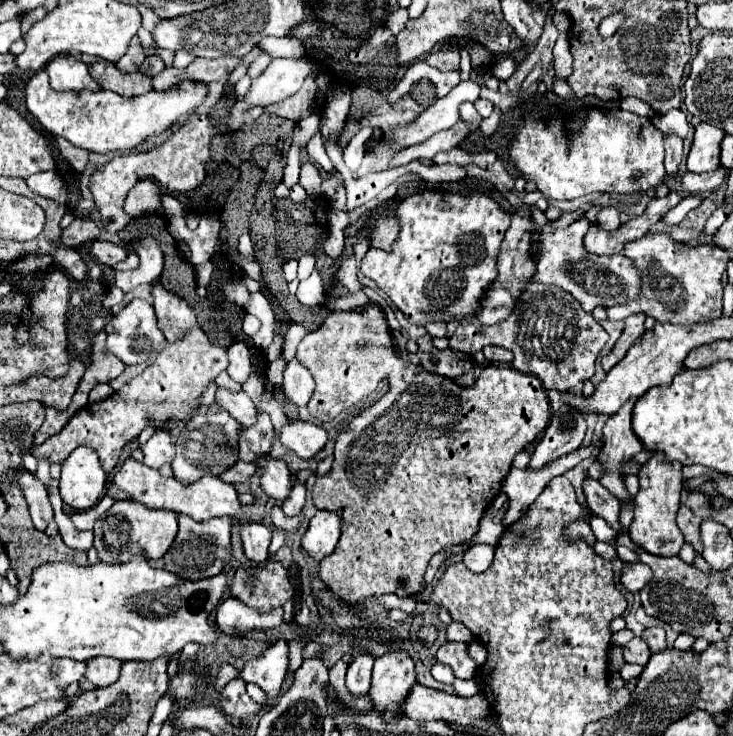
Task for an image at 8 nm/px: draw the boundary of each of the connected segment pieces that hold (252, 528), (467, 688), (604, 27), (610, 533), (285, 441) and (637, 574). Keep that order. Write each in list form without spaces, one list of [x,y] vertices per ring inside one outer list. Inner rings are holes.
[[[243,523],[241,537],[243,537],[245,557],[253,563],[265,563],[269,557],[267,547],[271,543],[271,529],[259,523]]]
[[[474,678],[469,680],[455,679],[453,687],[457,695],[465,698],[472,697],[480,691],[480,687]]]
[[[613,13],[611,17],[607,17],[607,19],[601,21],[601,25],[599,25],[599,33],[601,33],[603,37],[611,37],[611,35],[617,31],[617,27],[621,25],[623,19],[625,19],[623,13]]]
[[[591,517],[591,529],[597,537],[597,541],[605,541],[605,543],[615,543],[617,533],[613,529],[609,529],[608,523],[601,517]]]
[[[289,421],[281,429],[279,441],[283,447],[295,451],[301,459],[313,459],[323,451],[327,431],[311,421]]]
[[[631,563],[631,565],[625,565],[621,581],[627,587],[627,591],[637,593],[637,591],[641,591],[651,581],[651,577],[653,577],[653,573],[651,573],[651,569],[647,565]]]

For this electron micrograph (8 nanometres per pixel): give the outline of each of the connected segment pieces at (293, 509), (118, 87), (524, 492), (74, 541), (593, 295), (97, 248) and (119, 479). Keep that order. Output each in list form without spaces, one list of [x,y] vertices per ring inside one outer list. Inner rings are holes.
[[[295,481],[289,499],[281,505],[283,507],[283,513],[287,517],[293,517],[293,515],[297,515],[303,509],[303,505],[305,505],[305,487],[299,481]]]
[[[107,61],[89,63],[89,73],[99,83],[101,89],[115,91],[117,95],[135,97],[135,95],[149,93],[153,89],[149,77],[145,77],[139,71],[135,71],[135,73],[123,73],[123,71],[117,69],[115,63],[107,63]]]
[[[581,447],[575,453],[559,457],[557,461],[551,461],[545,469],[537,469],[537,471],[511,467],[511,471],[507,473],[507,477],[501,485],[503,491],[509,495],[509,509],[503,517],[503,525],[511,525],[517,519],[521,519],[525,515],[525,511],[529,509],[529,505],[537,499],[537,495],[545,489],[545,485],[555,475],[563,475],[565,471],[573,469],[583,459],[591,457],[591,453],[593,453],[591,447]]]
[[[53,481],[49,497],[51,497],[51,505],[55,509],[55,523],[59,527],[59,535],[63,539],[63,543],[71,549],[77,549],[77,551],[89,551],[93,547],[93,531],[79,531],[71,523],[71,519],[61,511],[63,501],[59,497],[59,491],[57,491],[57,481]]]
[[[587,217],[577,219],[573,225],[565,229],[557,229],[551,223],[547,223],[537,243],[537,275],[533,279],[545,285],[555,285],[565,293],[573,295],[587,313],[593,313],[595,307],[609,309],[613,305],[633,301],[633,297],[637,297],[637,293],[641,291],[641,277],[633,261],[629,261],[629,257],[625,255],[589,255],[583,247],[583,237],[587,229]]]
[[[93,241],[91,253],[99,259],[99,263],[109,265],[109,267],[115,267],[119,261],[123,261],[123,259],[127,257],[129,249],[127,249],[127,247],[113,245],[113,243],[109,243],[109,241]]]
[[[129,457],[123,463],[123,467],[117,471],[113,483],[119,489],[127,491],[131,495],[131,499],[135,499],[135,501],[141,501],[149,507],[161,507],[161,509],[169,509],[169,511],[175,511],[175,513],[183,513],[183,515],[193,517],[195,521],[205,521],[205,519],[211,519],[211,517],[225,517],[225,515],[229,515],[237,521],[239,513],[241,513],[241,503],[237,501],[235,487],[213,477],[213,475],[205,475],[195,485],[183,487],[173,477],[163,477],[159,471],[155,471],[155,469],[151,469],[151,467]]]

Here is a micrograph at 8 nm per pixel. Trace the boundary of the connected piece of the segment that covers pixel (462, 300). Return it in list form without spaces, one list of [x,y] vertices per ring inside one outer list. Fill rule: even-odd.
[[[433,190],[400,201],[397,215],[401,221],[401,233],[397,243],[393,243],[393,251],[385,253],[381,249],[369,249],[359,271],[371,279],[413,325],[433,321],[449,323],[475,317],[481,307],[481,297],[485,297],[489,285],[497,279],[497,257],[505,231],[511,225],[511,215],[483,193],[471,193],[465,197]]]

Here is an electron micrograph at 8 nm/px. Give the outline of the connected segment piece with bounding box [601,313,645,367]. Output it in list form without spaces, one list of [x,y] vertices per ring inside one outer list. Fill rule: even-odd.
[[[641,313],[631,315],[629,319],[625,319],[623,335],[617,339],[615,347],[611,349],[611,353],[601,359],[601,365],[605,365],[605,367],[607,365],[617,365],[617,361],[621,361],[621,357],[625,357],[629,347],[639,341],[639,337],[643,333],[643,321],[645,321],[645,315],[641,315]]]

